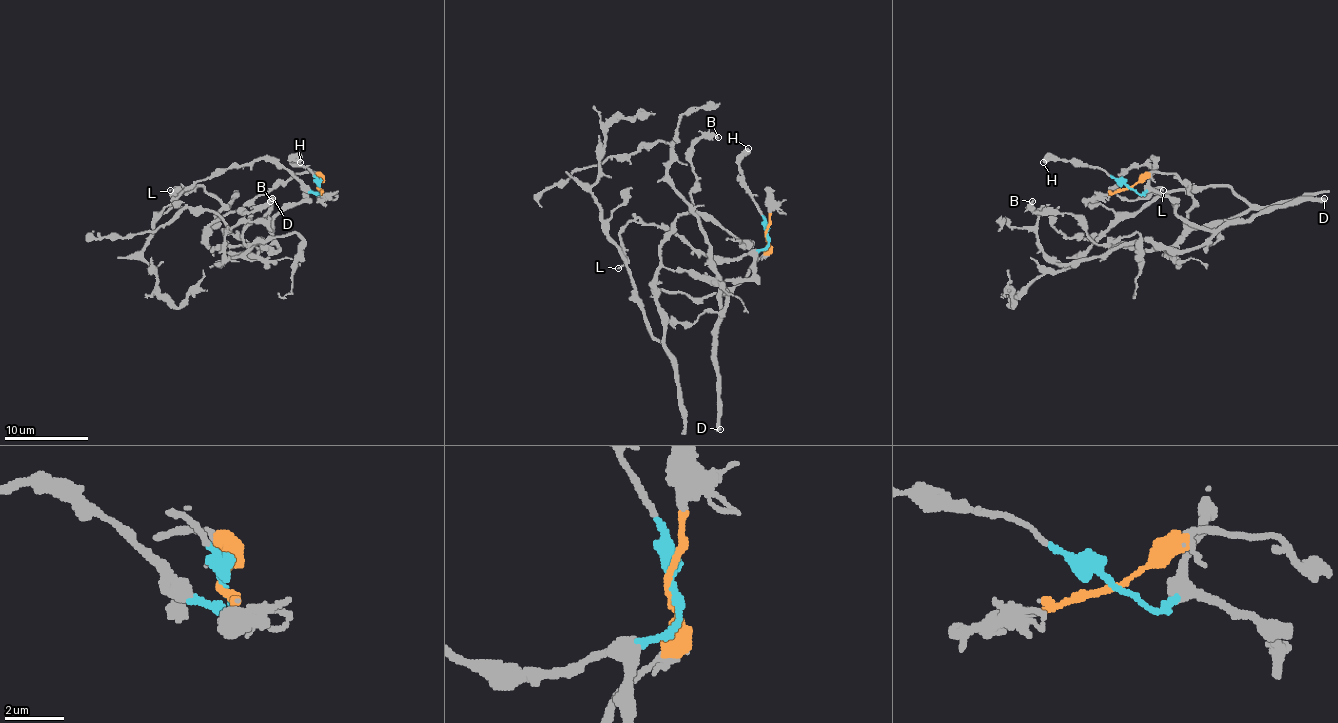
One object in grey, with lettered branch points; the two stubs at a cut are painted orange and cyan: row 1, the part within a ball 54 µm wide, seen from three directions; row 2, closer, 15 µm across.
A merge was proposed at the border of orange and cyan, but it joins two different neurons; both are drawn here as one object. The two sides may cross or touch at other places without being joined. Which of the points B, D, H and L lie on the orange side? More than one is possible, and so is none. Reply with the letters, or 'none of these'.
B

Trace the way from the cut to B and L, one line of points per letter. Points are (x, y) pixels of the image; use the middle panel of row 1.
B: (765, 235), (767, 250), (736, 285), (696, 298), (656, 288), (660, 241), (693, 203), (691, 148), (719, 138)
L: (765, 235), (761, 250), (721, 258), (706, 256), (656, 224), (630, 220), (620, 235), (624, 262), (618, 269)

